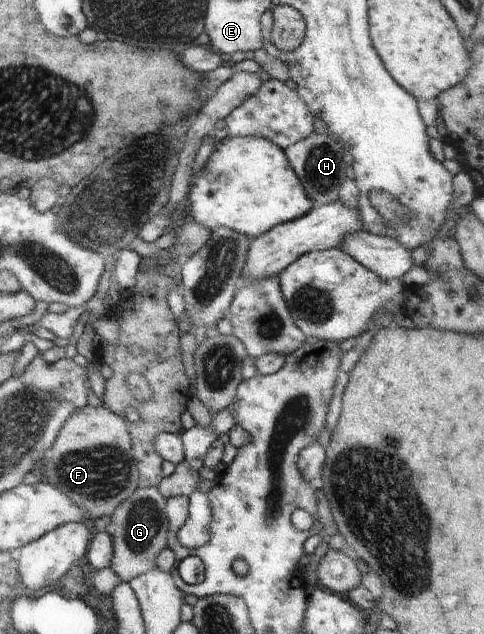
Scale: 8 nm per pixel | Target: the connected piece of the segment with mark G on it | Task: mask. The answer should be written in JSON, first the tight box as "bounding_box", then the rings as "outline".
{"bounding_box":[105,487,168,583],"outline":[[[138,487],[112,513],[105,530],[112,539],[113,559],[110,570],[123,583],[156,567],[156,559],[168,542],[168,519],[165,516],[166,500],[157,487]]]}

